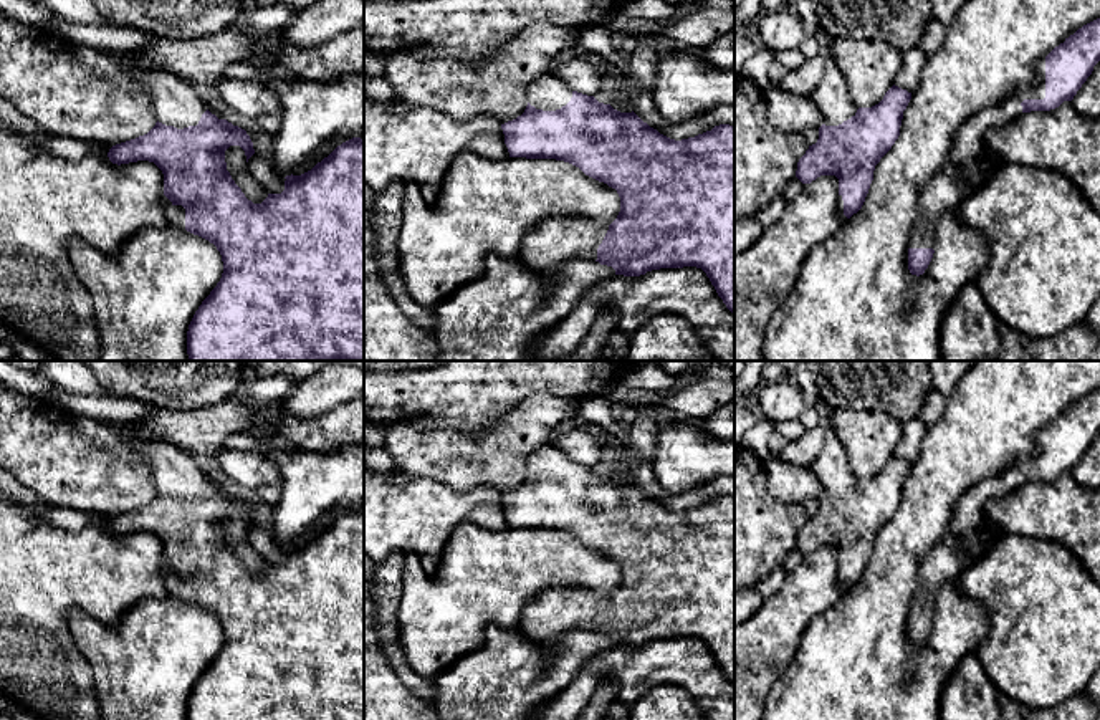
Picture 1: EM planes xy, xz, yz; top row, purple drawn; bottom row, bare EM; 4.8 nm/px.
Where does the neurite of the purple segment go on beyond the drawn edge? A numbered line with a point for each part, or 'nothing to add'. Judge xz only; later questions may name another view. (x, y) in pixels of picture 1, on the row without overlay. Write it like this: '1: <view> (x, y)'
1: xz (546, 462)
2: xz (550, 616)

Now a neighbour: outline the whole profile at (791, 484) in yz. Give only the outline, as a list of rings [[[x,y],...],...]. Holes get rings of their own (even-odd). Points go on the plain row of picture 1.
[[[771,455],[763,462],[768,473],[771,495],[782,503],[804,503],[807,498],[820,498],[824,488],[811,468],[784,462]]]

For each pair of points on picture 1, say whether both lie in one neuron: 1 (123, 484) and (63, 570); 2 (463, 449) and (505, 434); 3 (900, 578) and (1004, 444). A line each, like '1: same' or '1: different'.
1: different
2: same
3: same

